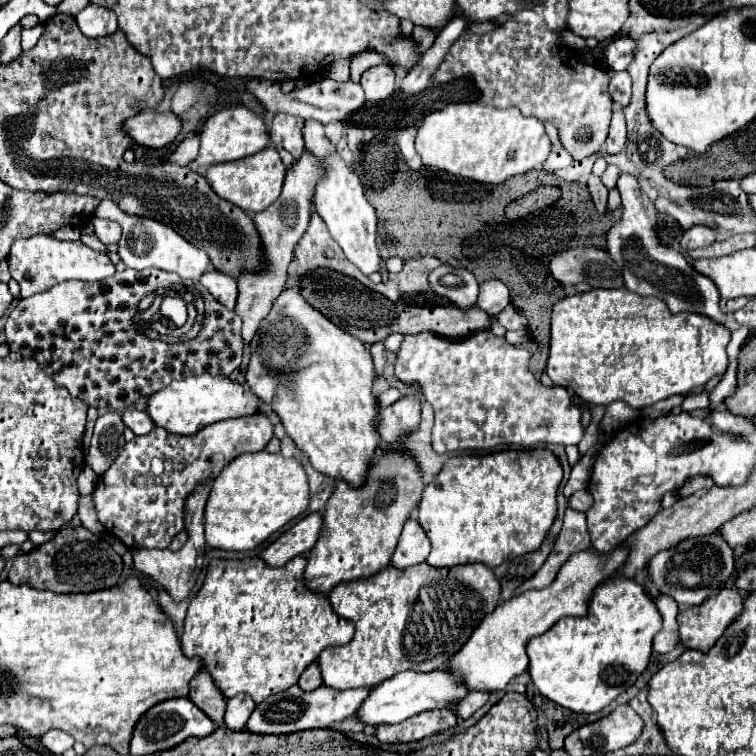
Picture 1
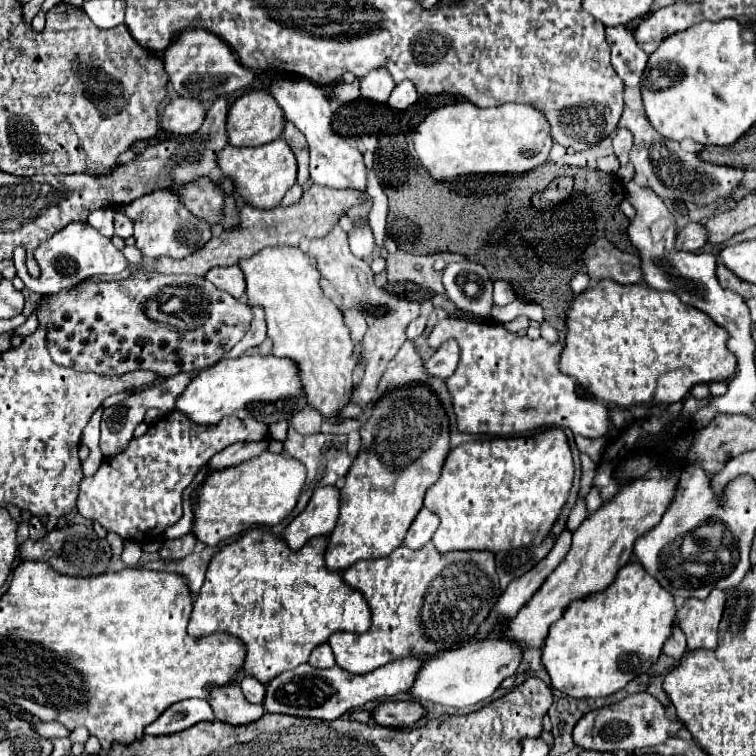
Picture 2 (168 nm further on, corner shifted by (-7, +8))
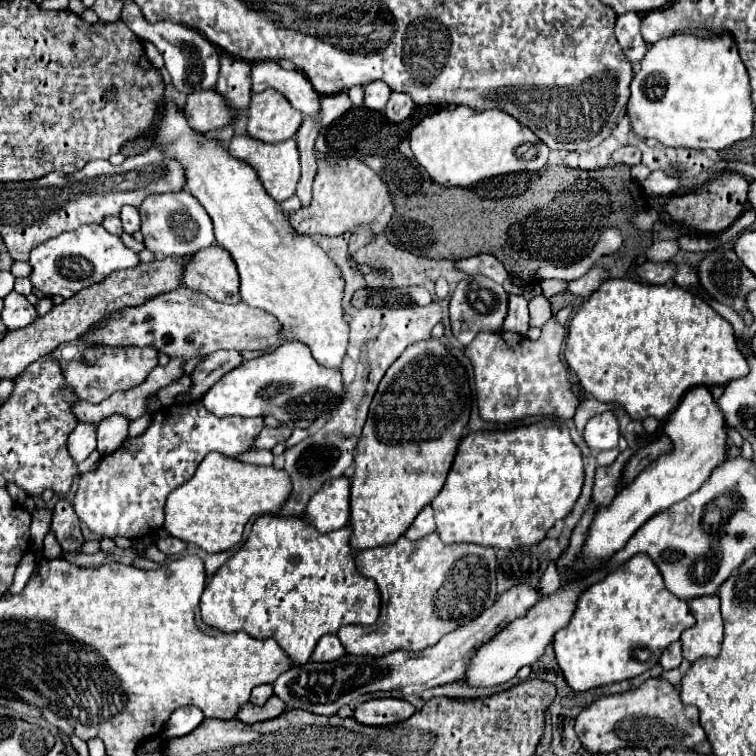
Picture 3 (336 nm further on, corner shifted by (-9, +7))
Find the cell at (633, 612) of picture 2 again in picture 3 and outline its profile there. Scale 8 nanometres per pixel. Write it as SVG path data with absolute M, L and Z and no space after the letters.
M636 555L580 593L570 623L556 633L552 645L566 683L582 693L648 671L658 663L662 651L692 625L688 603L664 587L648 555Z

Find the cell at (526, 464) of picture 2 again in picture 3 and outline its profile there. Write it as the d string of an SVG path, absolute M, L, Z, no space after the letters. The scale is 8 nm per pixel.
M544 419L528 427L514 427L504 431L478 431L462 437L456 459L448 473L442 491L430 503L436 519L436 533L440 539L450 543L474 543L496 549L516 549L524 545L540 543L548 529L564 519L582 489L584 467L582 453L570 439L564 421Z

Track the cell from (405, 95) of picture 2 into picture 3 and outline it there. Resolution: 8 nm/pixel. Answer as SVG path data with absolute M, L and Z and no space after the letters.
M392 93L388 99L388 105L386 105L386 117L394 123L400 123L412 113L412 109L414 109L414 101L410 95Z

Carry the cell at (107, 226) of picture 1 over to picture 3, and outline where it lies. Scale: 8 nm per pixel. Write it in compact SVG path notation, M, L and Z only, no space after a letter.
M130 205L122 207L120 219L122 219L122 225L124 225L124 231L126 233L132 235L132 233L140 231L140 215L138 215L138 209L136 207L130 207Z

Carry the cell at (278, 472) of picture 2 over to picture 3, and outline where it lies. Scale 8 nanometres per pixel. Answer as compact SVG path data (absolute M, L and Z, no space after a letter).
M208 453L194 477L180 485L166 503L164 529L186 543L196 543L208 553L234 547L242 539L244 525L254 515L280 513L292 493L292 481L274 465L252 465L220 453Z

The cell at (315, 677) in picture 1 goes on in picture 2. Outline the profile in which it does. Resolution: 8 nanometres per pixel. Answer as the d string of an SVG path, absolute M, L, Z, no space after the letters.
M324 642L324 644L316 646L316 650L310 654L308 664L314 666L314 668L330 668L330 666L334 666L336 660L334 660L334 654L332 654L330 644Z

